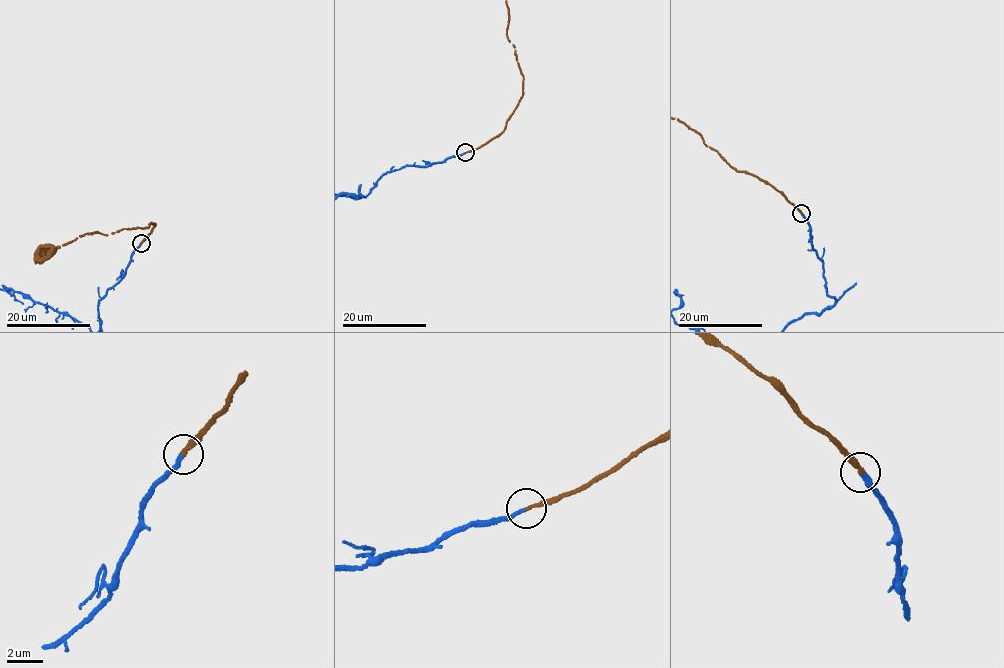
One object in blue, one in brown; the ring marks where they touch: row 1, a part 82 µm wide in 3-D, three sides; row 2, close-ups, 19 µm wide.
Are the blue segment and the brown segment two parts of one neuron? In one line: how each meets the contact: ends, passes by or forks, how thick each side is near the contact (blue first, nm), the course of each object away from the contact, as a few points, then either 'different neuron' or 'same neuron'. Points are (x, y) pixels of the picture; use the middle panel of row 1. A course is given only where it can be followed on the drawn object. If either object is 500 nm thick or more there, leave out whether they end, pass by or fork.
blue ends | brown ends | 240/240 nm | brown via (465, 152), (501, 133), (523, 95), (522, 74), (508, 39), (508, 9) | same neuron

